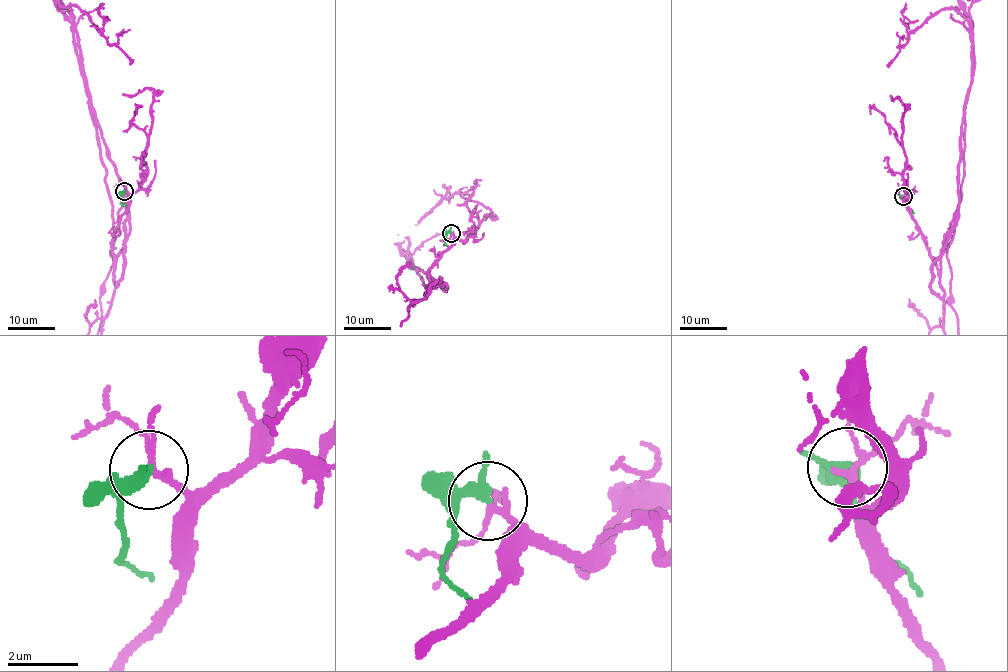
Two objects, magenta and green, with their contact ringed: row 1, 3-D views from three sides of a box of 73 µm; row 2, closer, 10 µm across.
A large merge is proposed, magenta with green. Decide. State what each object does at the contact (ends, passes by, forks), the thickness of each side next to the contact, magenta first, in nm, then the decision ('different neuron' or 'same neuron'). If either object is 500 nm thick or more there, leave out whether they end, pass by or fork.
magenta forks; green passes by; calibres 150 and 280 nm; different neuron

